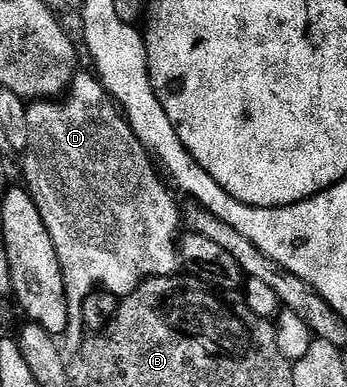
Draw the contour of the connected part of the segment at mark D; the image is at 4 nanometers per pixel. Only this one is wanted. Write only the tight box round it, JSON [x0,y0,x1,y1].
[20,71,179,299]

